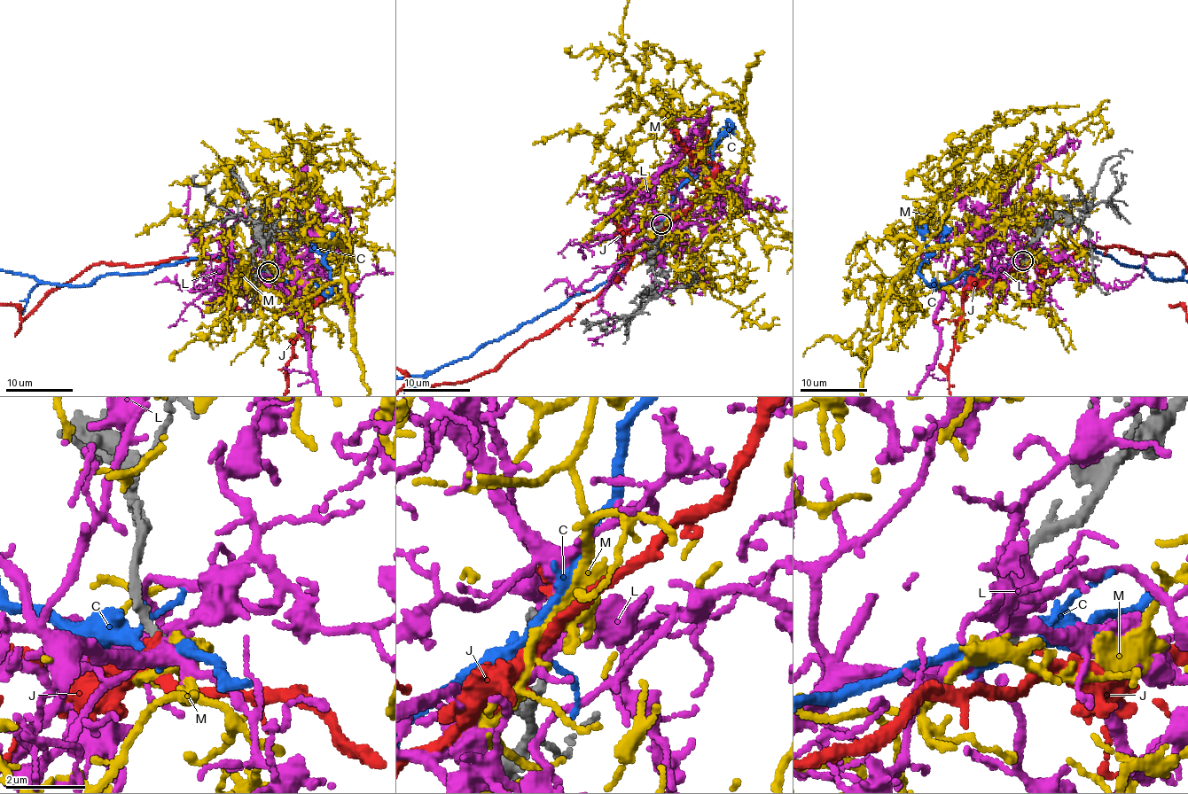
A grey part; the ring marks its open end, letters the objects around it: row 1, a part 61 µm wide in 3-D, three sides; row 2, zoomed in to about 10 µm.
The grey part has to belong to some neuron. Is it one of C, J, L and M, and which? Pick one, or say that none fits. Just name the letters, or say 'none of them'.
L

